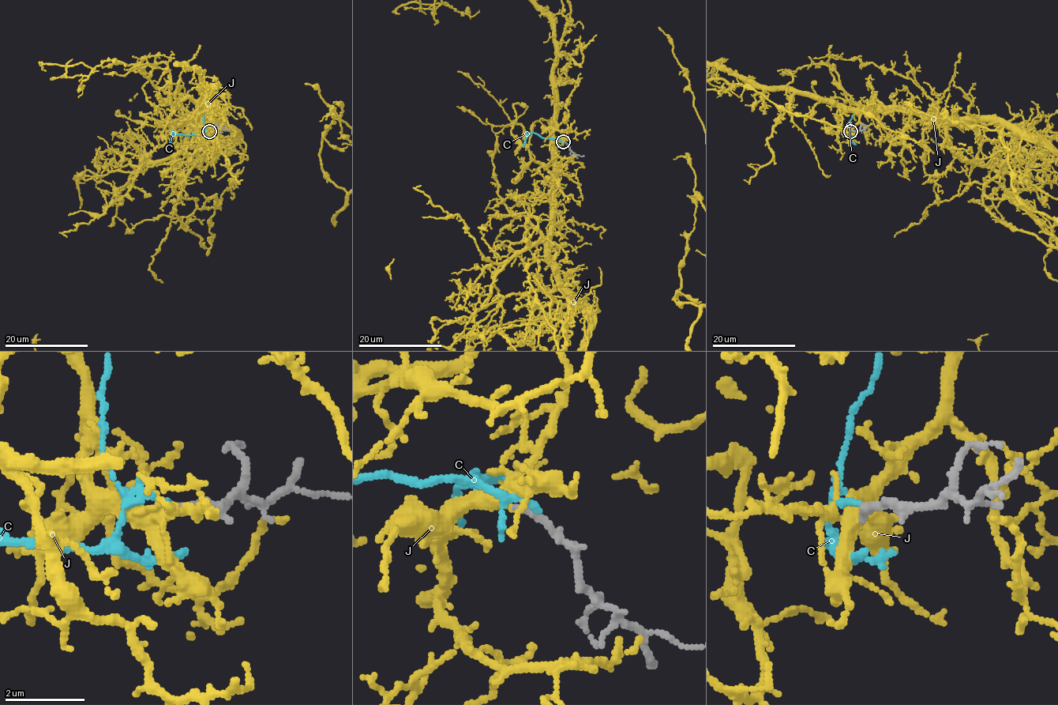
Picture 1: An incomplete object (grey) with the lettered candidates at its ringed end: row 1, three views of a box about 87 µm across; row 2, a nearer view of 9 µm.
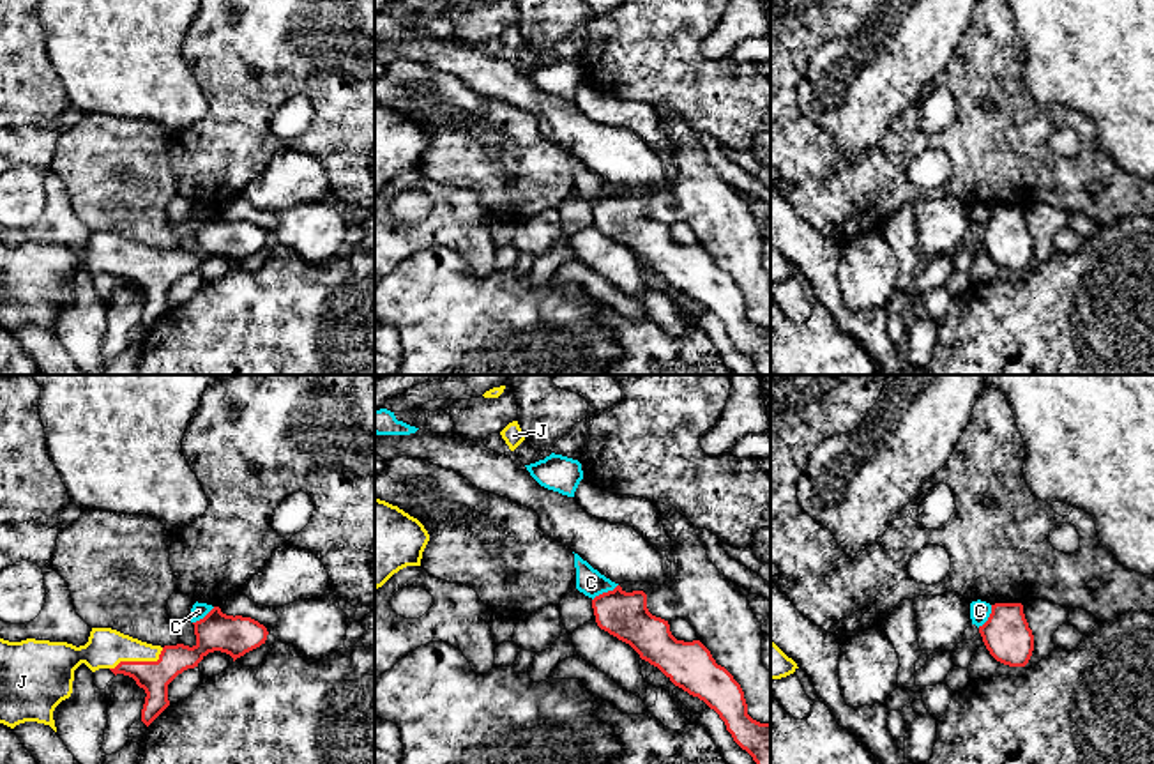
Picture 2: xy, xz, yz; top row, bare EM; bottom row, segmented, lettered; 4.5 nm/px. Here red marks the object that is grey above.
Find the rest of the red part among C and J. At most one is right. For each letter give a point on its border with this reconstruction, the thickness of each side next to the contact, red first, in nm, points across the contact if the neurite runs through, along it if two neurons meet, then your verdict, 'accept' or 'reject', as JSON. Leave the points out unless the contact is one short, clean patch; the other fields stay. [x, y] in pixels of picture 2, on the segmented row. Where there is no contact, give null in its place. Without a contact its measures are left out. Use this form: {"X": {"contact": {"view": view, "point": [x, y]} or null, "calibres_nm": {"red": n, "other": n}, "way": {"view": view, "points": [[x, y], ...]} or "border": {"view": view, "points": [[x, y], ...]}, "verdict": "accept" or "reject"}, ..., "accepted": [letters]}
{"C": {"contact": {"view": "xz", "point": [605, 593]}, "calibres_nm": {"red": 220, "other": 120}, "border": {"view": "xz", "points": [[617, 584], [592, 600]]}, "verdict": "reject"}, "J": {"contact": {"view": "xy", "point": [138, 662]}, "calibres_nm": {"red": 140, "other": 180}, "way": {"view": "xy", "points": [[152, 676], [138, 662], [106, 648]]}, "verdict": "accept"}, "accepted": ["J"]}

